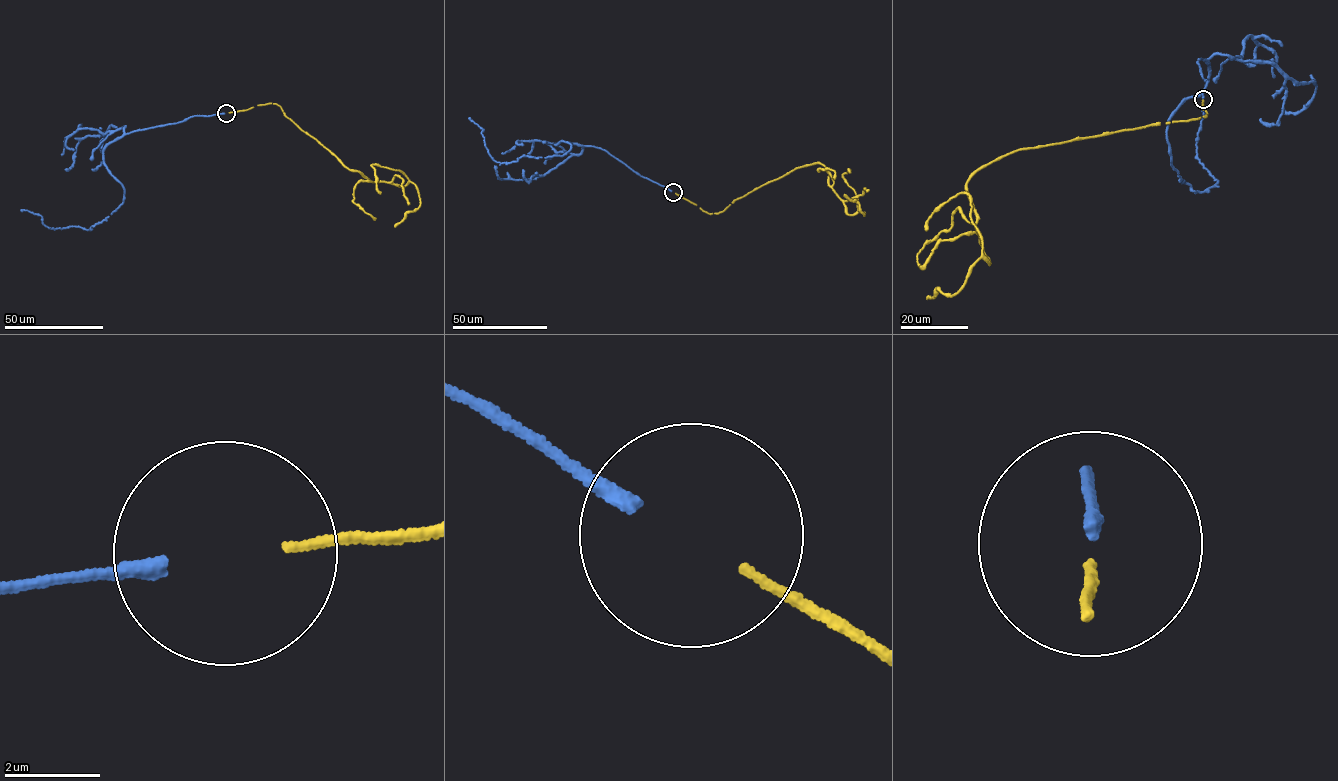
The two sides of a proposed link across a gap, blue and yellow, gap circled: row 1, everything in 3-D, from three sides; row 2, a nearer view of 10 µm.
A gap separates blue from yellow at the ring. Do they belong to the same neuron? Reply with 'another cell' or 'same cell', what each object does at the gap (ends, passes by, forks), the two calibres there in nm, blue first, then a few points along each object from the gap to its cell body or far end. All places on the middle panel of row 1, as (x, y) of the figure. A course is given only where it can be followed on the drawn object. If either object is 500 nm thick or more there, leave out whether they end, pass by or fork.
same cell | blue ends | yellow ends | 320/190 nm | blue via (671, 191), (604, 150), (555, 145), (566, 141), (571, 147), (561, 156), (496, 162), (483, 129), (469, 117) | yellow via (675, 193), (718, 213), (798, 168), (819, 163), (853, 214), (857, 198), (842, 175), (849, 172)

